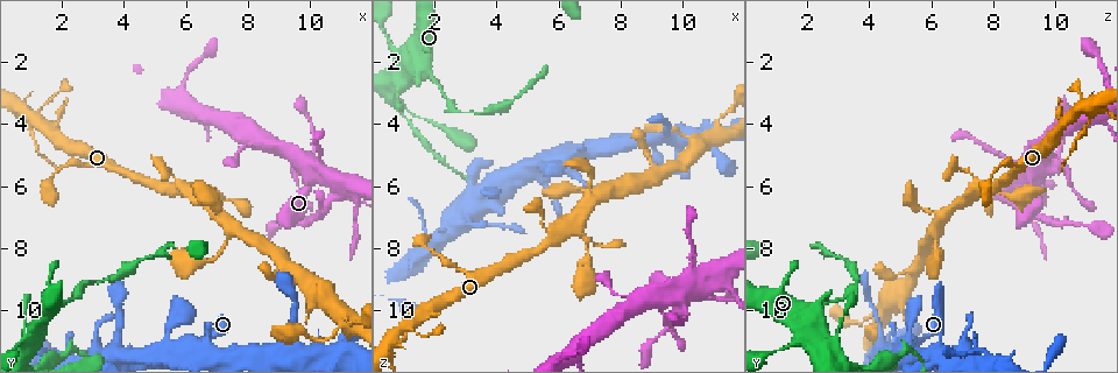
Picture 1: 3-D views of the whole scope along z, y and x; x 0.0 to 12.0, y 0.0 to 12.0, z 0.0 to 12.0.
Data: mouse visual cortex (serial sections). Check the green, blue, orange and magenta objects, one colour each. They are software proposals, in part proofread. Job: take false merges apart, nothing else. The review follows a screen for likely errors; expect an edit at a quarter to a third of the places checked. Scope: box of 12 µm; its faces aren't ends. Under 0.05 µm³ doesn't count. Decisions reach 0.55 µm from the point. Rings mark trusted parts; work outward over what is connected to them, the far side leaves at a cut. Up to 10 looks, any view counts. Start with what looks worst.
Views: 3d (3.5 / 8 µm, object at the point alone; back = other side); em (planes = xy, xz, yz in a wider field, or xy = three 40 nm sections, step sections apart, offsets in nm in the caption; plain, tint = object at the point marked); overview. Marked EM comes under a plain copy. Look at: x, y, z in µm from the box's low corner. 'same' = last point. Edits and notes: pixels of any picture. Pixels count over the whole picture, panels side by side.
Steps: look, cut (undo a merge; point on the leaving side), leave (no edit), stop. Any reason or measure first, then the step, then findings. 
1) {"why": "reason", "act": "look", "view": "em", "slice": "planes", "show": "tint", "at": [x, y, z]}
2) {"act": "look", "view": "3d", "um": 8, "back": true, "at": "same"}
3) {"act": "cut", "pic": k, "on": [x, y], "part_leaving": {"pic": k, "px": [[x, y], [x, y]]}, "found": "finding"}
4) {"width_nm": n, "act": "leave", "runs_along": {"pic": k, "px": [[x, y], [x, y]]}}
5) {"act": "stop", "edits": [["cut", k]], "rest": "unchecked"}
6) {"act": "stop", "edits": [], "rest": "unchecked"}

{"why": "sharp bend", "act": "look", "view": "3d", "um": 8, "at": [5.3, 5.4, 6.8]}

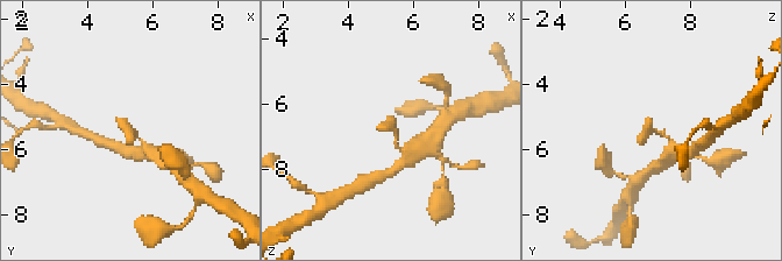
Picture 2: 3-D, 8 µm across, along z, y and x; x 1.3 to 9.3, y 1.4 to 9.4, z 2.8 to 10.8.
{"why": "shape alone is not enough", "act": "look", "view": "em", "slice": "planes", "show": "tint", "at": [5.3, 5.5, 6.8]}

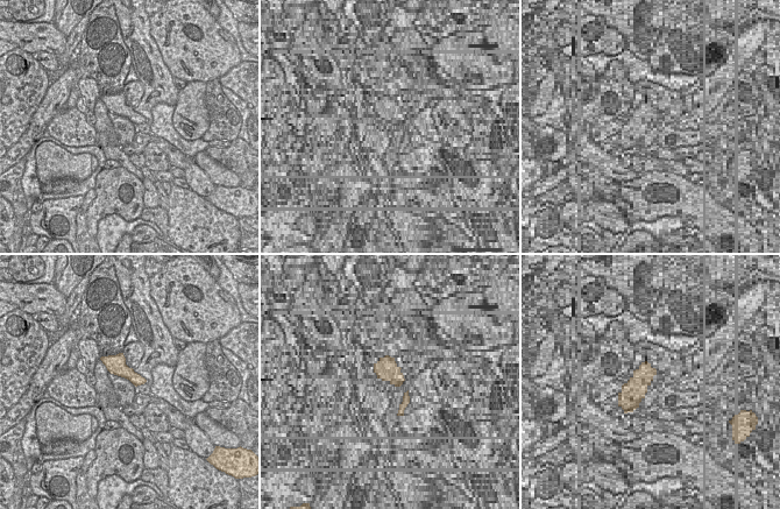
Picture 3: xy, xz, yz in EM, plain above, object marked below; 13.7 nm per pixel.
{"act": "leave", "runs_along": {"pic": 2, "px": [[406, 154], [398, 148], [389, 119]]}, "found": "all the same cell"}

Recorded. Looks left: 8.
{"why": "thin neck", "act": "look", "view": "3d", "um": 3.5, "at": [2.1, 9.7, 2.8]}

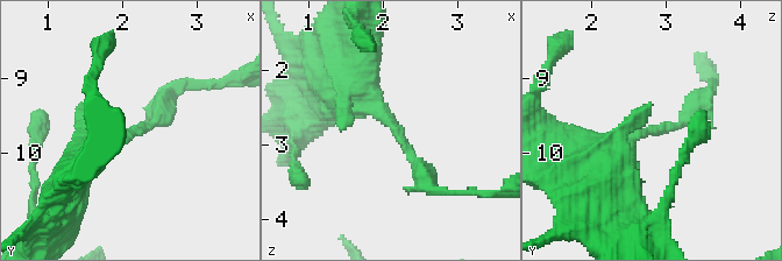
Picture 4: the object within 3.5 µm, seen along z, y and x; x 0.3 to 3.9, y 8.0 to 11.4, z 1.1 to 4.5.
{"arm_widths_nm": [250, 400], "why": "now the EM", "act": "look", "view": "em", "slice": "xy", "step": 3, "show": "tint", "at": [2.15, 9.70, 2.80]}

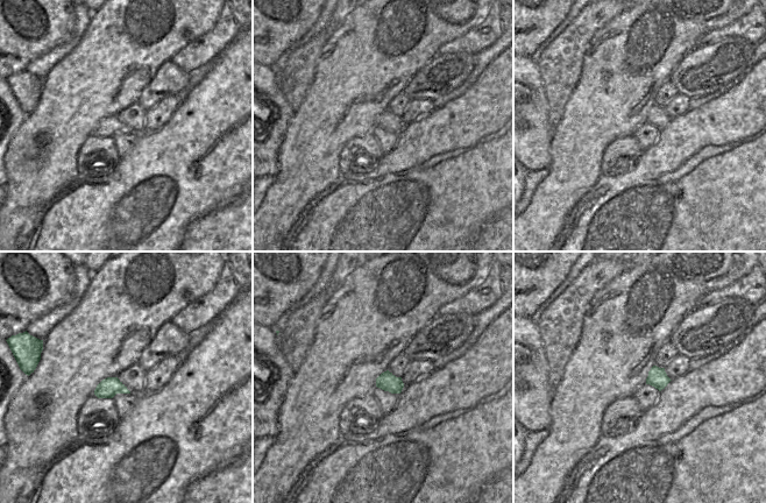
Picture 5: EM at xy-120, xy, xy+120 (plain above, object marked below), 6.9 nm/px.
{"act": "look", "view": "em", "slice": "xy", "step": 2, "show": "tint", "at": "same"}

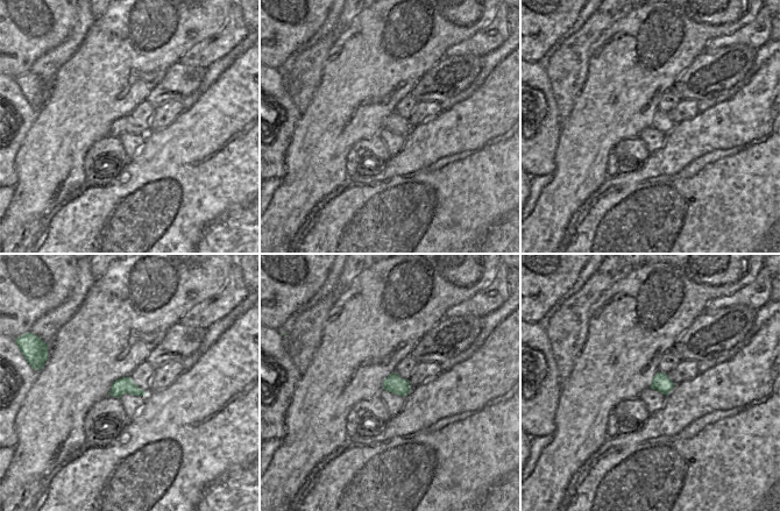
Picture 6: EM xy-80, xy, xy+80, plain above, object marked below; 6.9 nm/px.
{"act": "cut", "pic": 4, "on": [406, 148], "part_leaving": {"pic": 4, "px": [[383, 113], [425, 182], [440, 191]]}, "found": "a second cell is stuck on"}

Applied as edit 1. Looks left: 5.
{"act": "look", "view": "overview"}

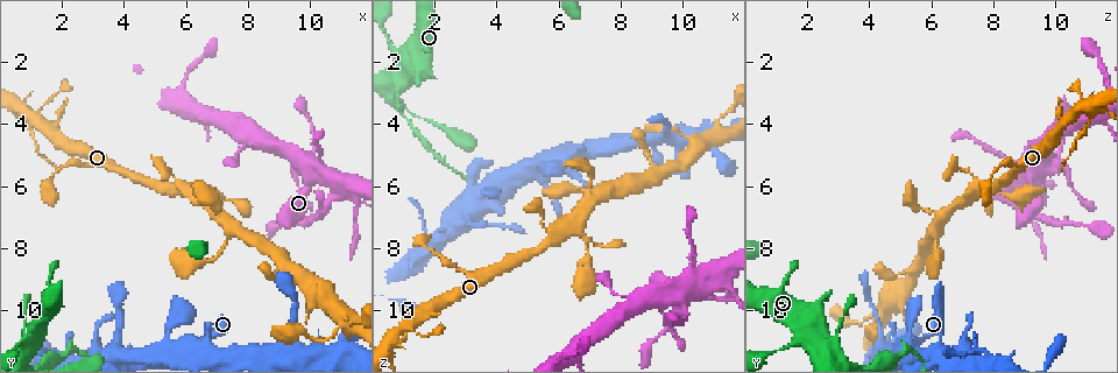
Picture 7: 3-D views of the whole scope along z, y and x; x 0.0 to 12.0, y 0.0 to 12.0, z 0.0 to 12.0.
{"why": "sudden change in width", "act": "look", "view": "3d", "um": 3.5, "back": true, "at": [10.1, 5.5, 9.3]}

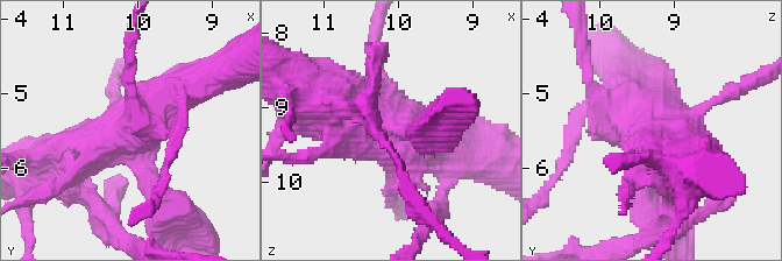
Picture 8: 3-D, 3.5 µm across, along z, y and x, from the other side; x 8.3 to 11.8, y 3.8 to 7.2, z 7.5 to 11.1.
{"act": "look", "view": "em", "slice": "xy", "step": 2, "show": "tint", "at": [10.10, 5.50, 9.30]}

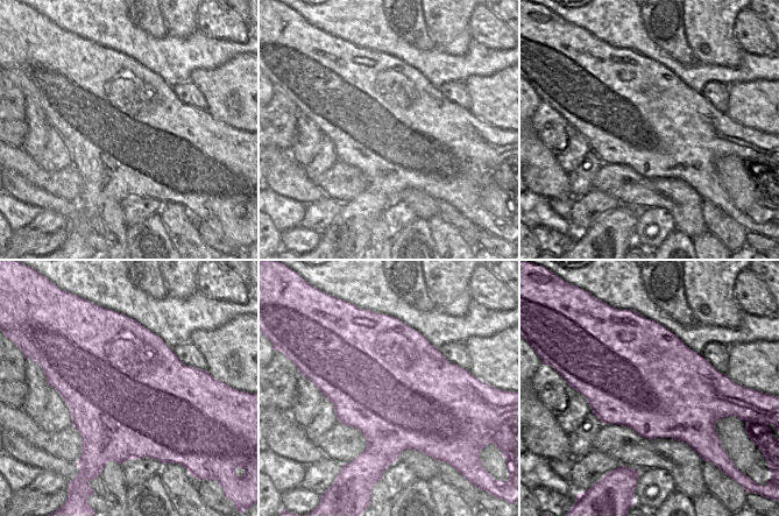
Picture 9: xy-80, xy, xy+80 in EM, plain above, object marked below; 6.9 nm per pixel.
{"act": "leave", "runs_along": {"pic": 8, "px": [[148, 176], [129, 129], [208, 76]]}, "found": "one cell here"}

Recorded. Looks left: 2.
{"why": "thin neck", "act": "look", "view": "3d", "um": 3.5, "at": [5.4, 11.1, 5.4]}

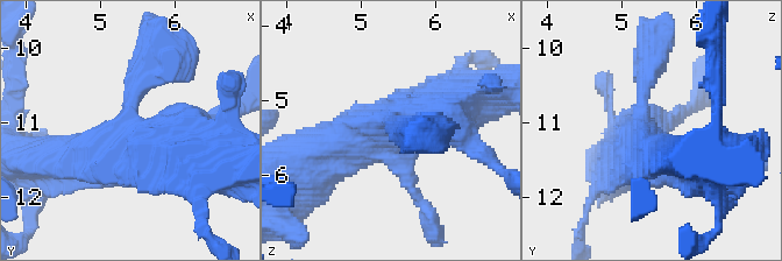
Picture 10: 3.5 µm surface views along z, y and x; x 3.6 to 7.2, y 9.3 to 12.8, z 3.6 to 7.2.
{"why": "shape alone is not enough", "act": "look", "view": "em", "slice": "xy", "step": 3, "show": "tint", "at": [5.40, 11.10, 5.30]}

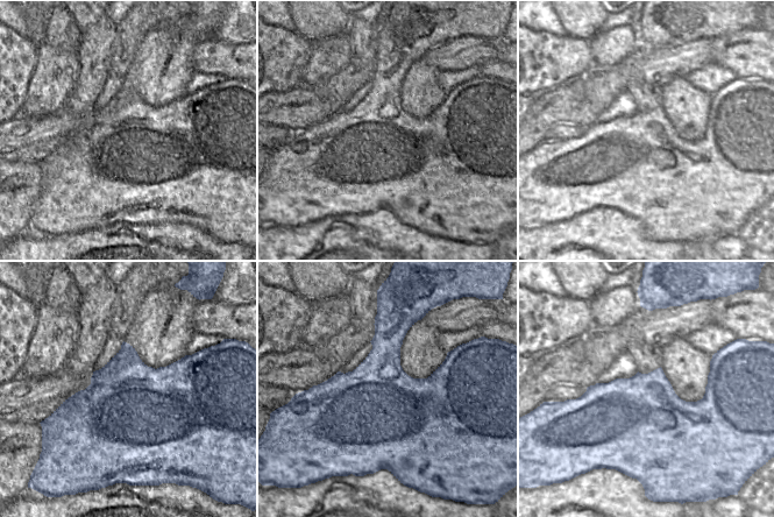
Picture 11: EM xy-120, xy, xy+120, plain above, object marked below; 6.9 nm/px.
{"act": "leave", "runs_along": {"pic": 10, "px": [[201, 127], [165, 153], [62, 156]]}, "found": "all the same cell"}

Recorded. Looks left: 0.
{"act": "stop", "edits": [["cut", 4]], "rest": "unchecked"}

